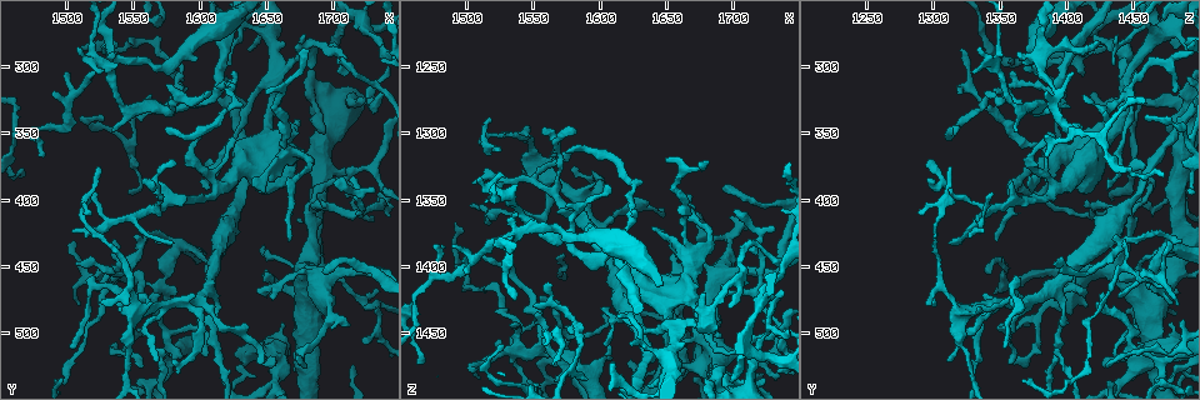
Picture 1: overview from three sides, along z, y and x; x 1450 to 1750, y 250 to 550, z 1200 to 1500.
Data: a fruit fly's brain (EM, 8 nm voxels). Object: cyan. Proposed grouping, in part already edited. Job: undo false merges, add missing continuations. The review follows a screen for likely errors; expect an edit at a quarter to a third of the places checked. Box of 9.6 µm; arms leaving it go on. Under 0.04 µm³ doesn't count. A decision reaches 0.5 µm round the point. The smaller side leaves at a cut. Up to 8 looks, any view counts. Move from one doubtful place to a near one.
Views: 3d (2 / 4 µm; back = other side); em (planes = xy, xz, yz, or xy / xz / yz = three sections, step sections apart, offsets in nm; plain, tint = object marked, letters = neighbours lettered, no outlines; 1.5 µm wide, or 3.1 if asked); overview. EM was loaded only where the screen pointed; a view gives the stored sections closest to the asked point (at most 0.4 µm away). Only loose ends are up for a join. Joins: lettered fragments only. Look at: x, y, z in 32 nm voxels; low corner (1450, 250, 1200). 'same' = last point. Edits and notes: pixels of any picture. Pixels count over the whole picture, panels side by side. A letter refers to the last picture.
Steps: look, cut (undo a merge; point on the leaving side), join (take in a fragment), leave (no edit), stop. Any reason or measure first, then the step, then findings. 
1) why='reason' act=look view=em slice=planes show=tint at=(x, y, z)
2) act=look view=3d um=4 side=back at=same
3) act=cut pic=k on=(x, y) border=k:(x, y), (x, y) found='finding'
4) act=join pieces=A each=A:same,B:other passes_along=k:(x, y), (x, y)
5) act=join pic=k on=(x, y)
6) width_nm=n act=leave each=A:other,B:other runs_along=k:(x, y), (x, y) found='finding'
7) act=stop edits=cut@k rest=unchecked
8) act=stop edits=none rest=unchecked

why='three arms meet' act=look view=3d um=2 at=(1682, 410, 1448)

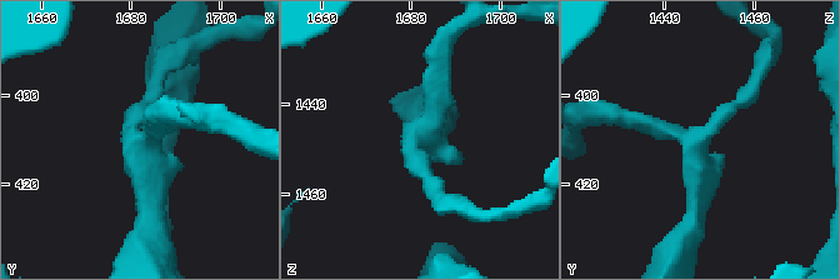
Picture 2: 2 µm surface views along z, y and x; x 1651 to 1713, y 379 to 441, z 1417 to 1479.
arms=3 act=look view=em slice=planes show=letters at=(1683, 411, 1447)

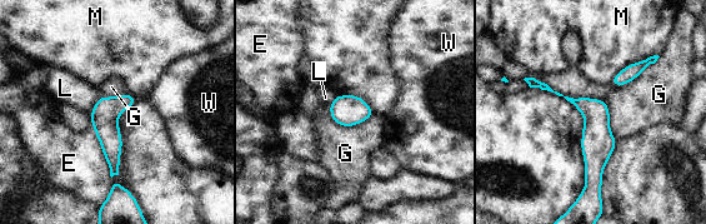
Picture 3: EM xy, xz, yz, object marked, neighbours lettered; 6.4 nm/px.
width_nm=180 act=leave each=E:other,G:other,L:other,M:other,W:other border=3:(524, 78), (602, 99), (616, 140) found='one neuron here'

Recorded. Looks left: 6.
why='sharp bend' act=look view=3d um=4 at=(1728, 482, 1466)

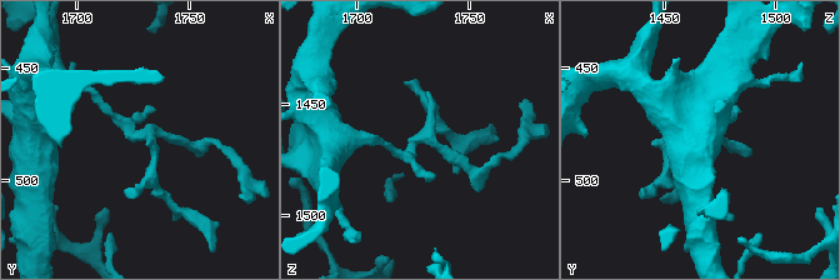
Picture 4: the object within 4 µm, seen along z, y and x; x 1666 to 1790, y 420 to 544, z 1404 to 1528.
act=look view=em slice=xz step=4 show=tint at=(1727, 481, 1465)

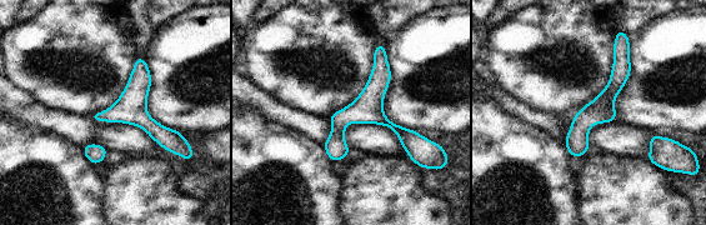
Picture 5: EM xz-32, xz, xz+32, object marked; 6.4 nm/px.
why='another direction' act=look view=em slice=planes show=letters at=same

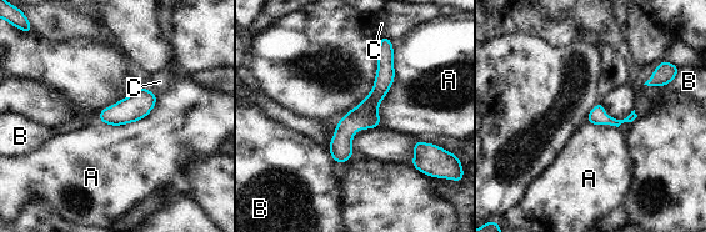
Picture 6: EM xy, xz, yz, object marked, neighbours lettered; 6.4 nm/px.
width_nm=120 act=leave each=A:other,B:other,C:other border=6:(394, 46), (377, 126) found='all the same neuron'

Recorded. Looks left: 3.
why='tapers out' act=look view=em slice=planes show=letters at=(1682, 288, 1320)

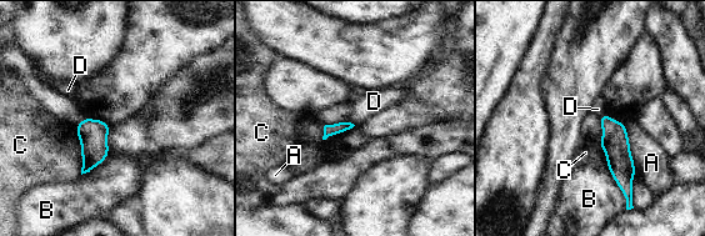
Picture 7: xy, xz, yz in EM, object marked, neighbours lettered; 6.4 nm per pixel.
act=leave each=A:other,B:other,C:other,D:other border=7:(345, 120), (354, 125) found='none of them fits'

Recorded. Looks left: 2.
act=stop edits=none rest=unchecked

